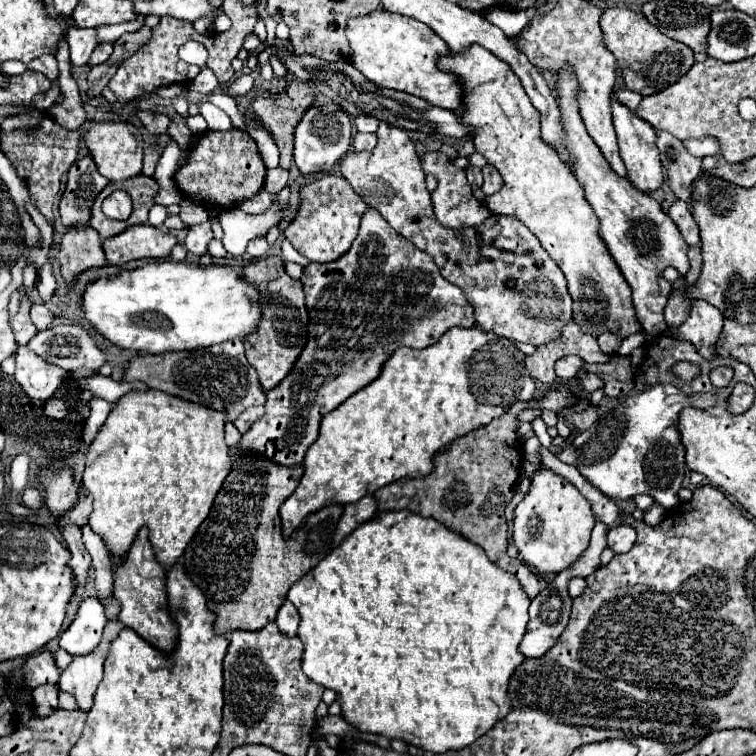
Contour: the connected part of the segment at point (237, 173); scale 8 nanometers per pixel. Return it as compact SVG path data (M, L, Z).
M207 131L195 139L195 145L189 149L187 163L175 175L175 183L189 199L199 201L205 207L217 207L221 211L257 195L257 191L263 189L265 171L267 169L261 161L257 143L245 131Z

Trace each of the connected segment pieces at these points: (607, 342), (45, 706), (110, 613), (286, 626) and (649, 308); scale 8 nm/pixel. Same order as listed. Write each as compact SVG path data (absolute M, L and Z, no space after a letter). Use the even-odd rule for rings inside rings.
M603 333L603 335L597 337L597 341L599 341L601 351L607 353L607 355L613 355L619 349L619 345L621 345L621 337L617 337L613 333Z
M41 685L33 691L33 711L37 717L49 717L57 709L57 685Z
M111 595L111 597L107 597L107 599L101 599L99 597L99 601L101 601L101 605L105 607L105 614L107 619L115 620L119 617L119 601Z
M285 601L283 603L283 607L277 613L275 623L277 623L277 627L281 629L283 635L287 635L287 637L295 637L297 635L299 615L297 615L297 609L295 609L295 605L291 601Z
M567 67L555 75L557 75L557 93L559 93L557 103L561 107L563 127L565 127L565 143L575 157L573 173L585 189L585 199L589 201L589 205L593 207L595 215L601 221L599 231L609 253L613 255L615 263L619 265L621 273L625 275L627 283L633 289L633 305L637 311L637 321L647 333L661 335L667 329L663 309L673 289L673 283L669 283L663 277L663 271L667 267L675 267L679 271L679 277L683 277L689 271L687 243L685 239L681 239L677 225L667 217L667 213L663 213L663 209L653 197L633 189L633 185L625 177L619 177L609 167L609 163L605 163L605 157L589 137L583 125L583 119L577 111L579 85L577 85L575 73Z

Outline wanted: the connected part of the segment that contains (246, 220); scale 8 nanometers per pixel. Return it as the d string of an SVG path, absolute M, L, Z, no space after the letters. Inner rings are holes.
M275 201L269 211L261 215L247 215L241 209L231 209L231 211L221 211L219 221L223 227L223 247L229 257L241 257L247 249L247 243L255 237L267 235L267 231L281 221L289 219L291 207L287 203Z

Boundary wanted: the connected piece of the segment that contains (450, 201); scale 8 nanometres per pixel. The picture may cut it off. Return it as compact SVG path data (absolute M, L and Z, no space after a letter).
M433 151L433 153L427 153L423 159L423 169L425 173L433 173L437 179L439 179L439 185L437 189L431 193L431 199L433 199L433 209L435 209L435 215L439 219L439 223L443 223L443 227L451 227L451 229L463 229L463 227L473 227L473 225L479 225L483 223L491 213L489 209L485 209L481 203L477 203L471 195L471 187L467 183L467 177L465 177L465 169L459 169L455 167L447 155L439 153L439 151Z

